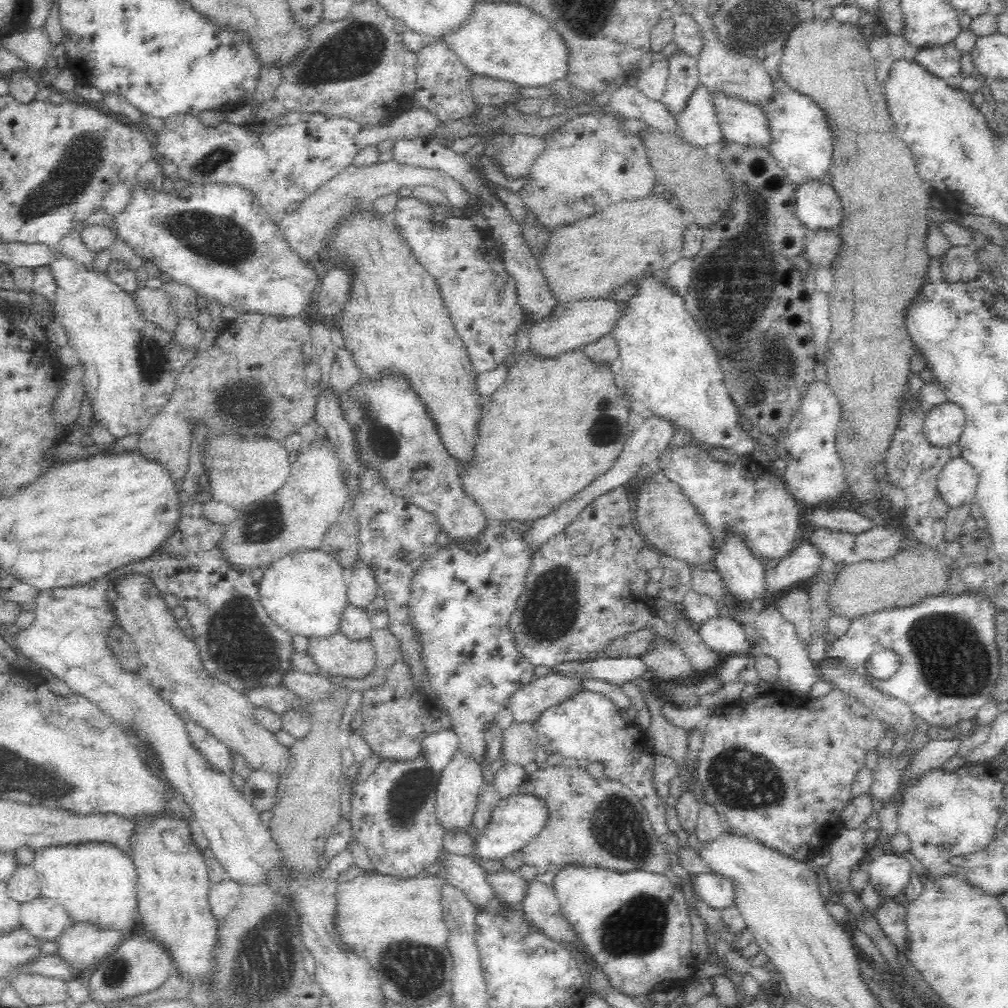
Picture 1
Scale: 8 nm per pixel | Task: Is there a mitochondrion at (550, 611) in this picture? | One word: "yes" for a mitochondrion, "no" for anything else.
yes

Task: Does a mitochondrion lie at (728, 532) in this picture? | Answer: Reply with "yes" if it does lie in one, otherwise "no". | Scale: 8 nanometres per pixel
no

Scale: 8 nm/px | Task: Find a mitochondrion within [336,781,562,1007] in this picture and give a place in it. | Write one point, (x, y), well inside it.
(411, 968)

